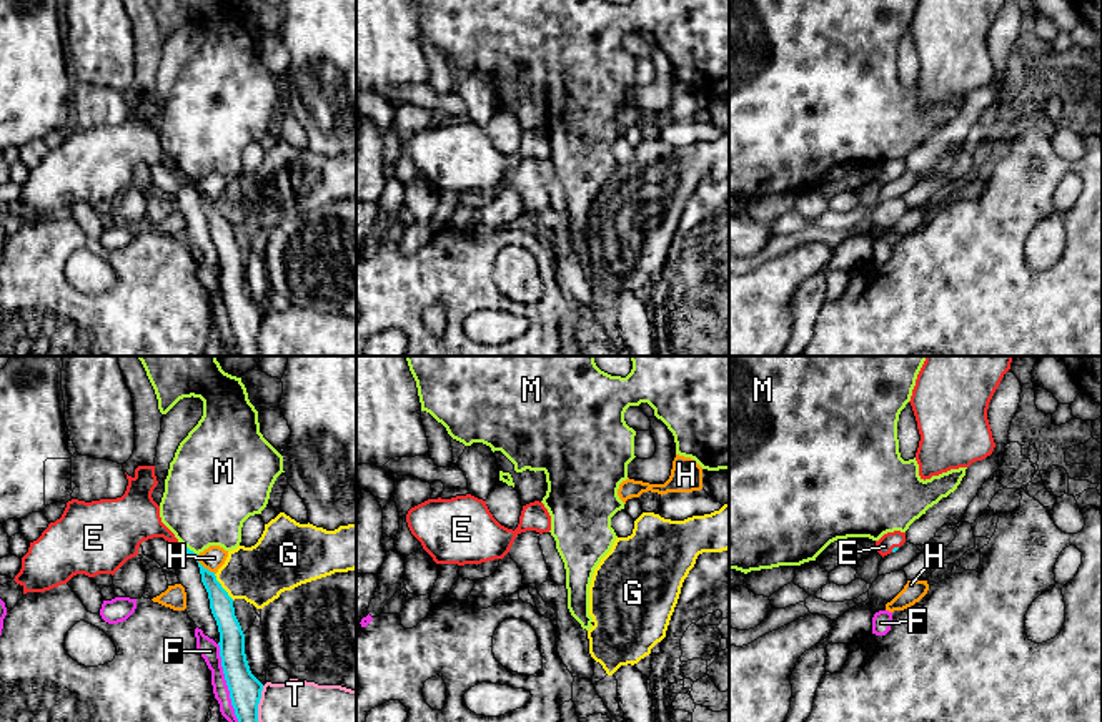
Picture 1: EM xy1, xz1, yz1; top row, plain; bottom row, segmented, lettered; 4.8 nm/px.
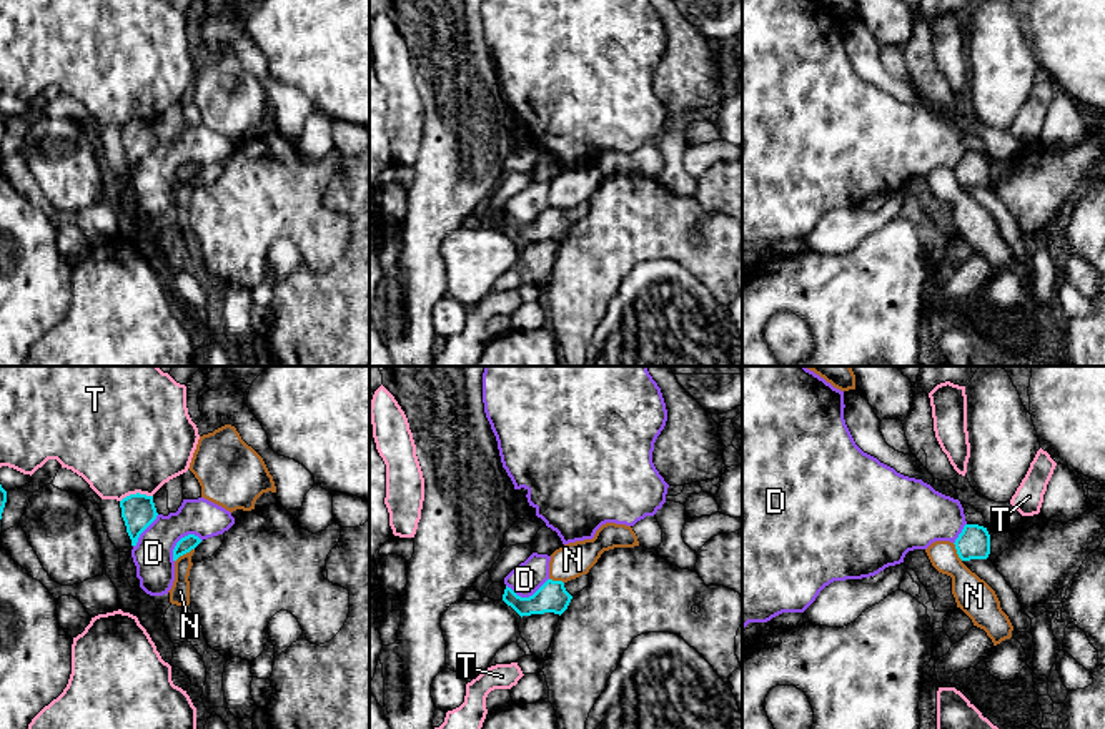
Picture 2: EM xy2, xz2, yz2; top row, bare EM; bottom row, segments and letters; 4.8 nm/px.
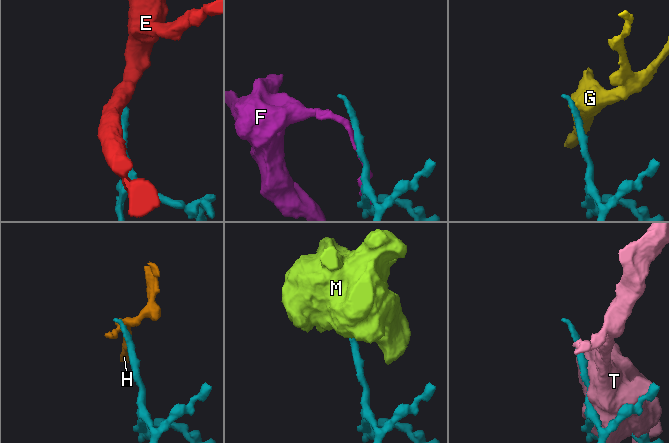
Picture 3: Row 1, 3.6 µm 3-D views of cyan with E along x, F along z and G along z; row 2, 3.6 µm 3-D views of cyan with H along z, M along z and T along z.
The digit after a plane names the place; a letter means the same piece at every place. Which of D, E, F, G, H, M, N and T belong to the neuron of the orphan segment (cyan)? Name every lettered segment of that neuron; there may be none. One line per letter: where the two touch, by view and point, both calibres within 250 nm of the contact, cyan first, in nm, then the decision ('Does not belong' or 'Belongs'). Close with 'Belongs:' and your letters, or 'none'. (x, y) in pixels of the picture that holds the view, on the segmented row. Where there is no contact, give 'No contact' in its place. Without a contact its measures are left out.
D: Touches cyan at xy2 (180, 540). Thickness 80 nm (cyan) against 190 nm. Does not belong
E: Touches cyan at yz1 (894, 548). Thickness 20 nm (cyan) against 90 nm. Belongs
F: Touches cyan at xy1 (227, 682). Thickness 160 nm (cyan) against 100 nm. Does not belong
G: Touches cyan at xy1 (222, 588). Thickness 120 nm (cyan) against 280 nm. Does not belong
H: Touches cyan at xy1 (203, 568). Thickness 110 nm (cyan) against 110 nm. Does not belong
M: Touches cyan at xy1 (187, 548). Thickness 40 nm (cyan) against 420 nm. Does not belong
N: Touches cyan at xy2 (183, 553). Thickness 80 nm (cyan) against 100 nm. Does not belong
T: Touches cyan at xy2 (137, 493). Thickness 170 nm (cyan) against 500 nm. Does not belong
Belongs: E

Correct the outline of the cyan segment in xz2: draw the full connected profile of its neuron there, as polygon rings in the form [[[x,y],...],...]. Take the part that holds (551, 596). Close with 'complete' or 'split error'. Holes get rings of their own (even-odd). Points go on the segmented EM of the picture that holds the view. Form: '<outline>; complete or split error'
[[[548,579],[533,596],[521,598],[506,586],[503,601],[511,606],[521,617],[531,614],[554,612],[562,614],[572,596],[566,591],[562,581]]]; complete

